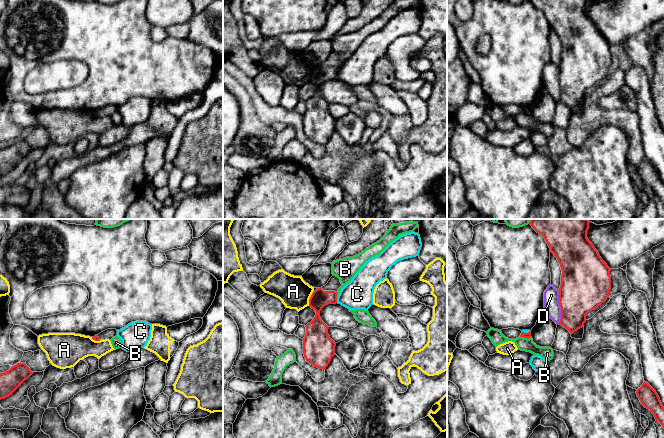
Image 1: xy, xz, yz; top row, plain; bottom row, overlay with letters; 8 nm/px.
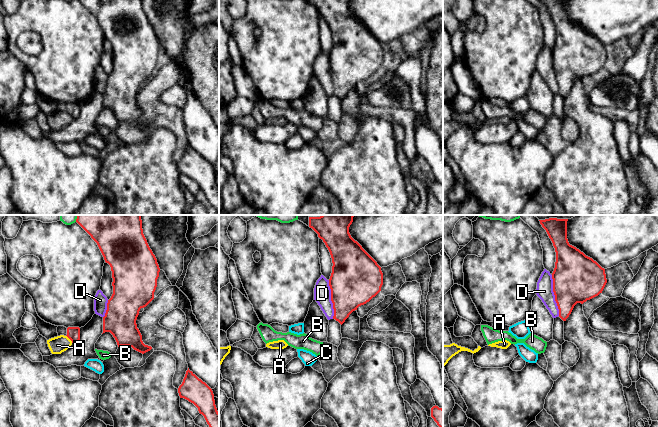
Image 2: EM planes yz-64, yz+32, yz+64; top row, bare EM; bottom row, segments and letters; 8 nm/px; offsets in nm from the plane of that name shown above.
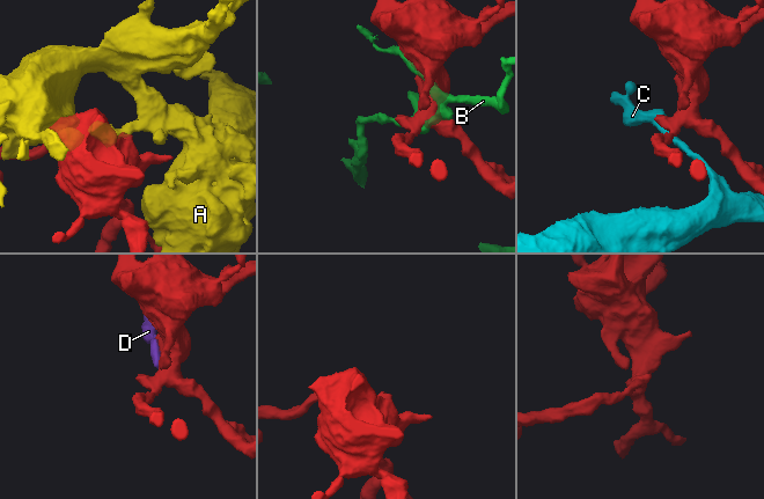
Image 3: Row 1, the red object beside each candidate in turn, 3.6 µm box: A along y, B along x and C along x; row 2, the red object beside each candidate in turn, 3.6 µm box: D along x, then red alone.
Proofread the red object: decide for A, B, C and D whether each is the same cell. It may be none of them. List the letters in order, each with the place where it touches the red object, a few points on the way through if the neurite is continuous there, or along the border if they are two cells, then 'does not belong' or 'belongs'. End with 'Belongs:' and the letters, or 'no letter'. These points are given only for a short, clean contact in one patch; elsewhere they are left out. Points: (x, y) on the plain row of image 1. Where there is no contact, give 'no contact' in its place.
A: xz (309, 75) | does not belong
B: xz (336, 70) | does not belong
C: xz (336, 76) | along xz (336, 73), (337, 78) | does not belong
D: yz (560, 82) | does not belong
Belongs: no letter

